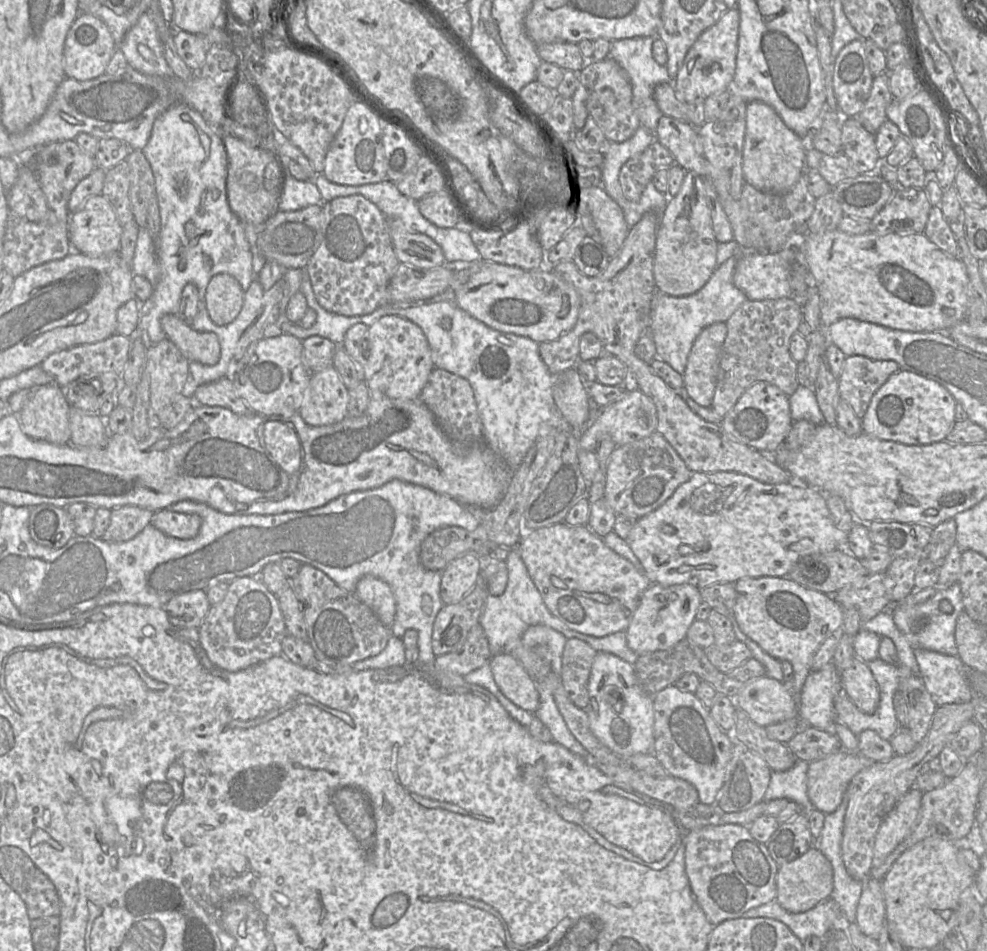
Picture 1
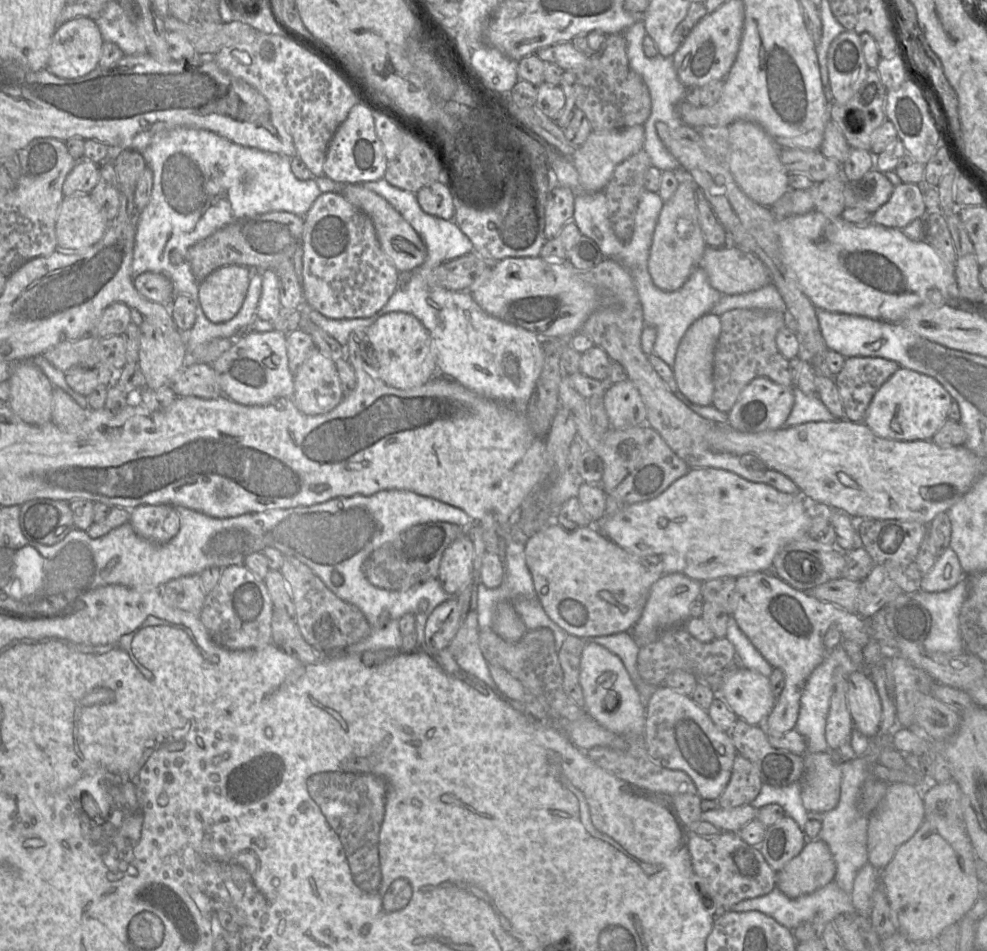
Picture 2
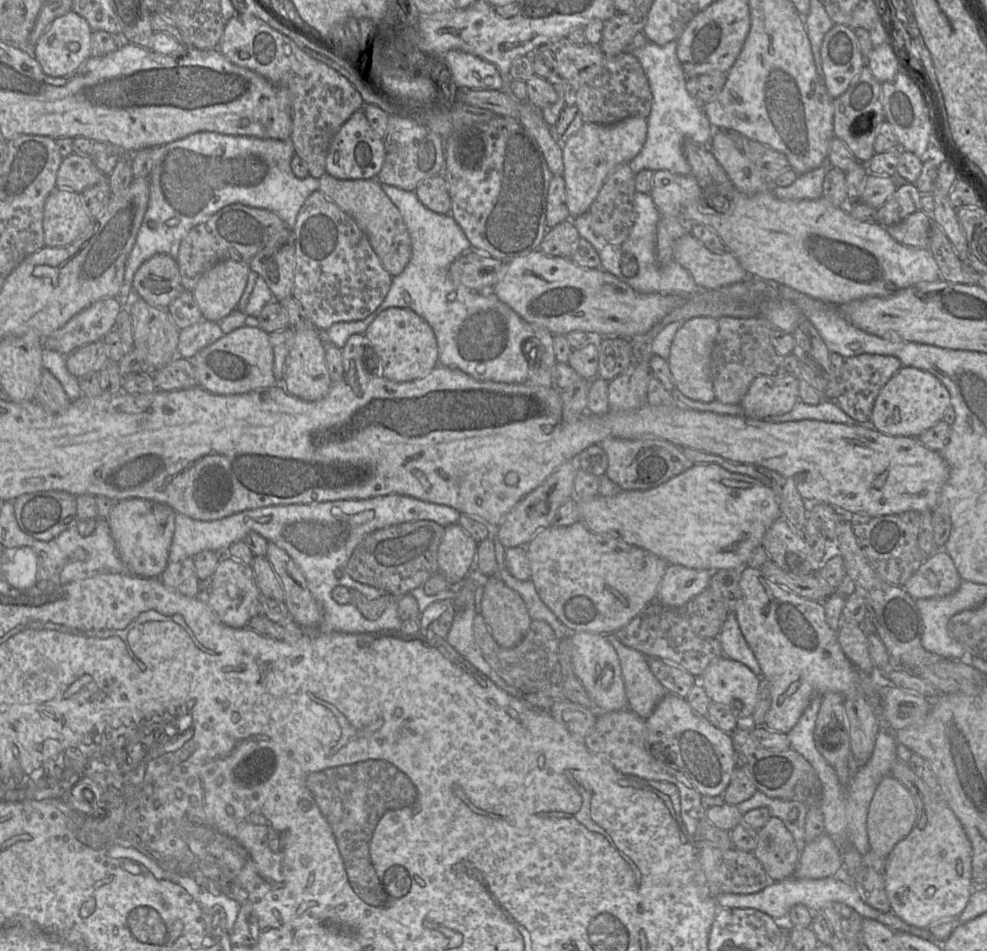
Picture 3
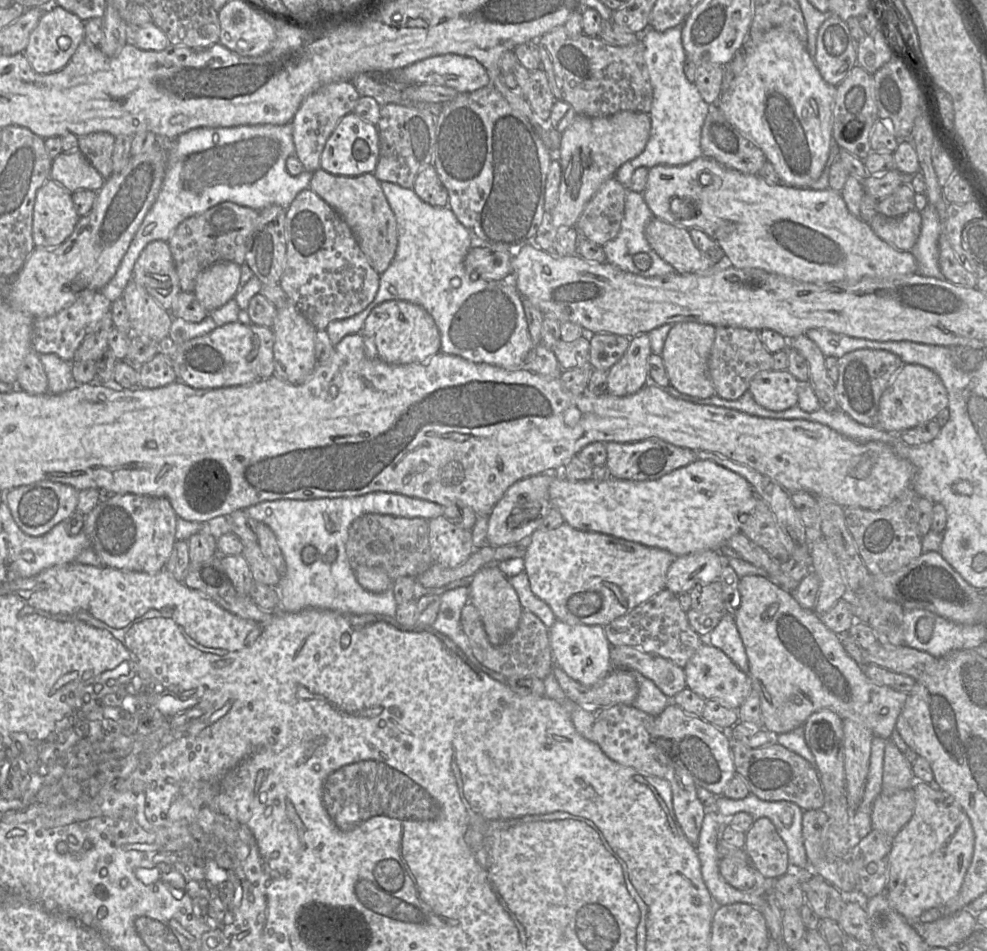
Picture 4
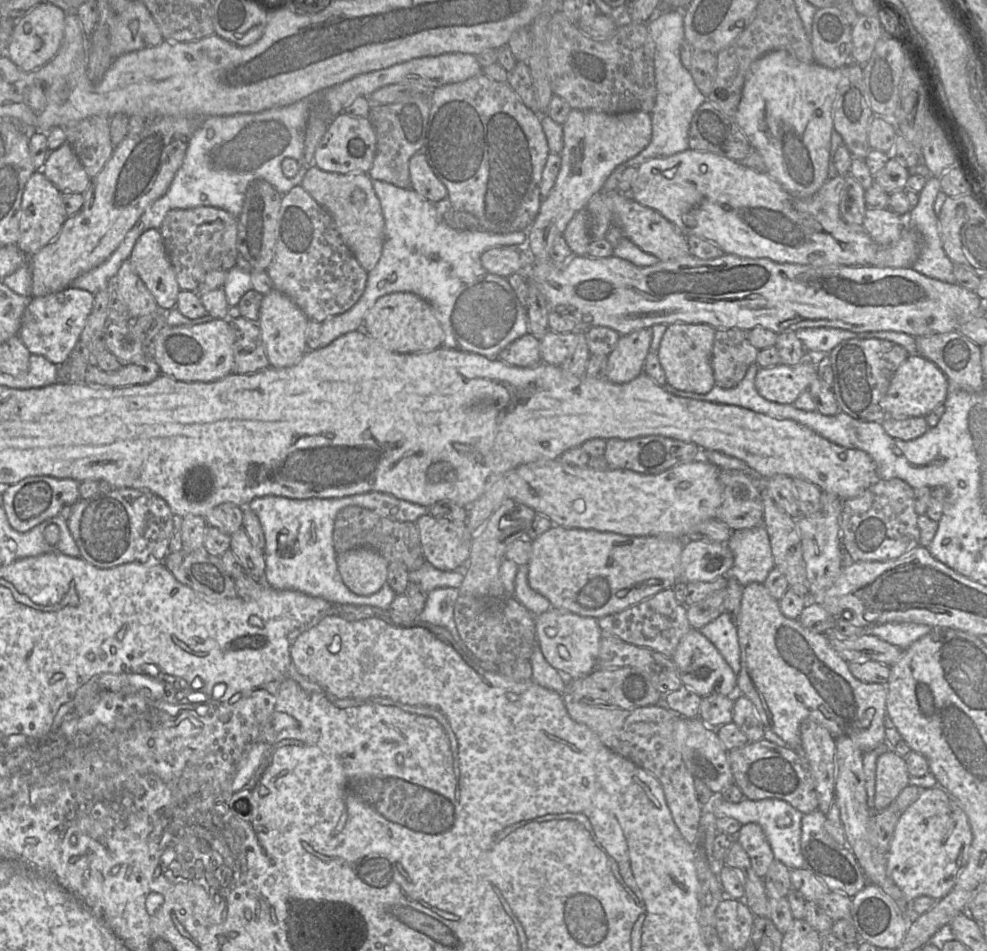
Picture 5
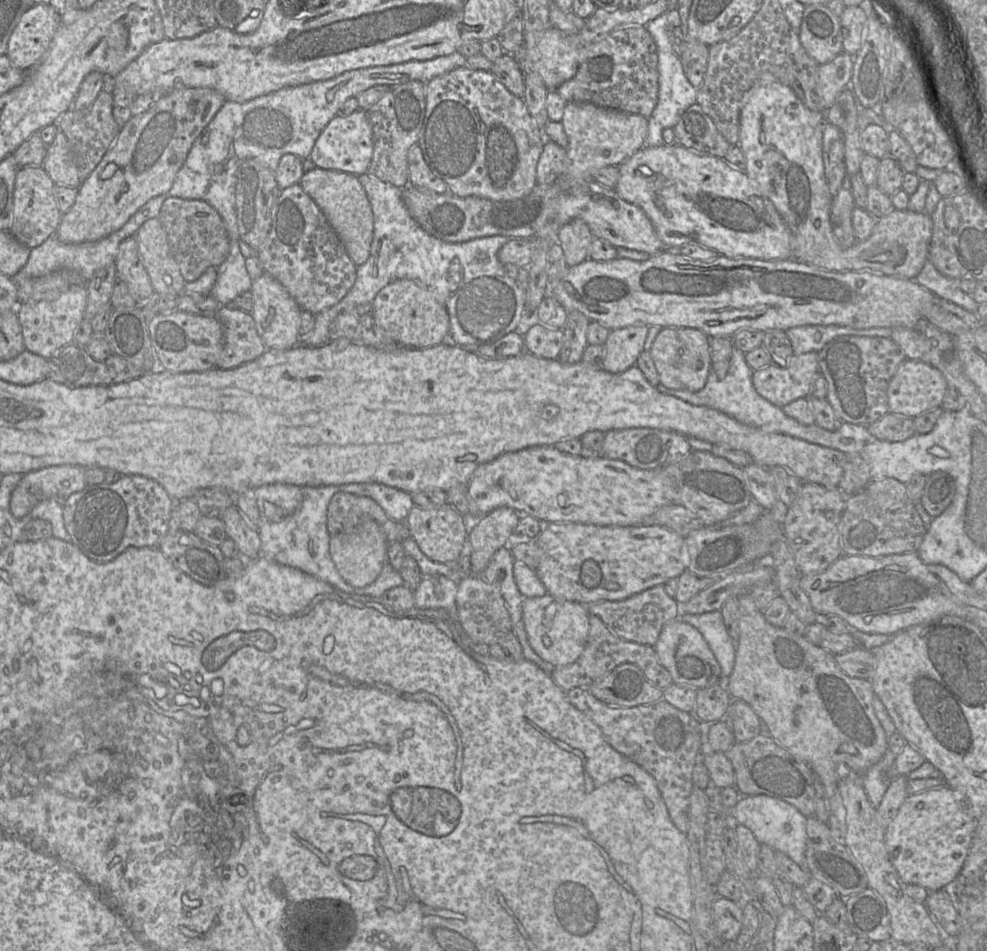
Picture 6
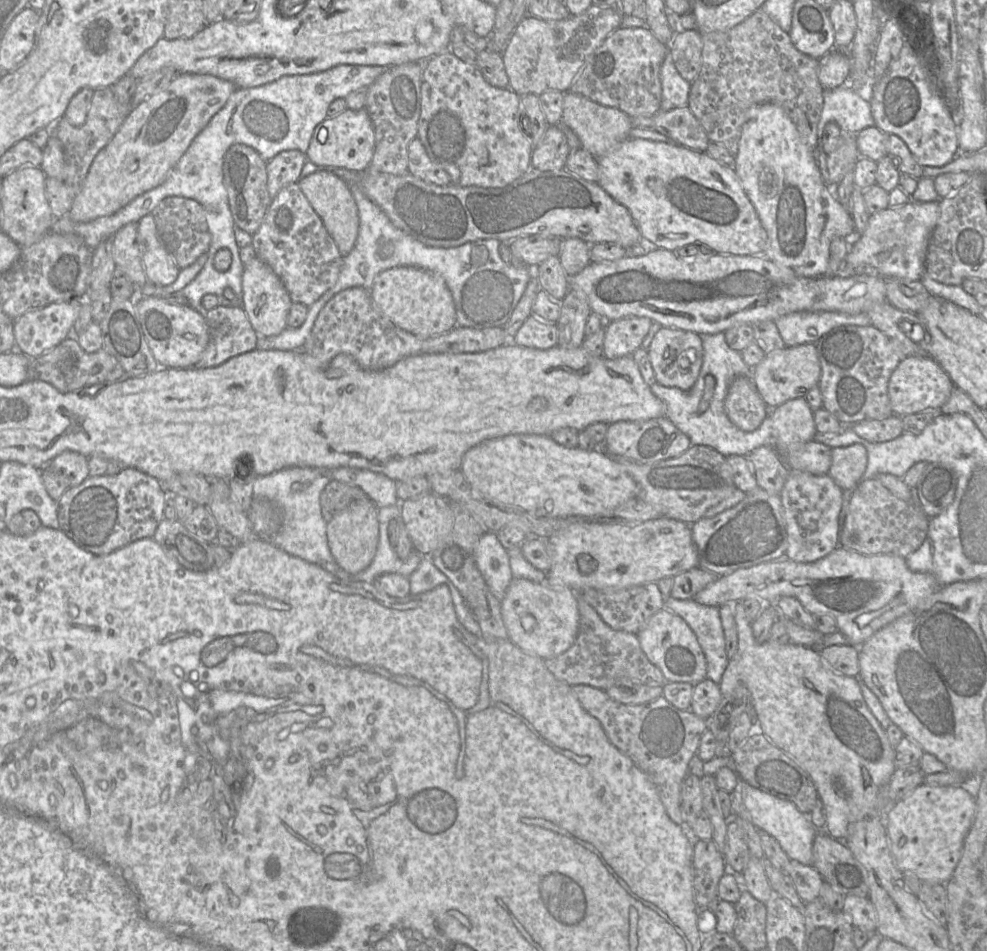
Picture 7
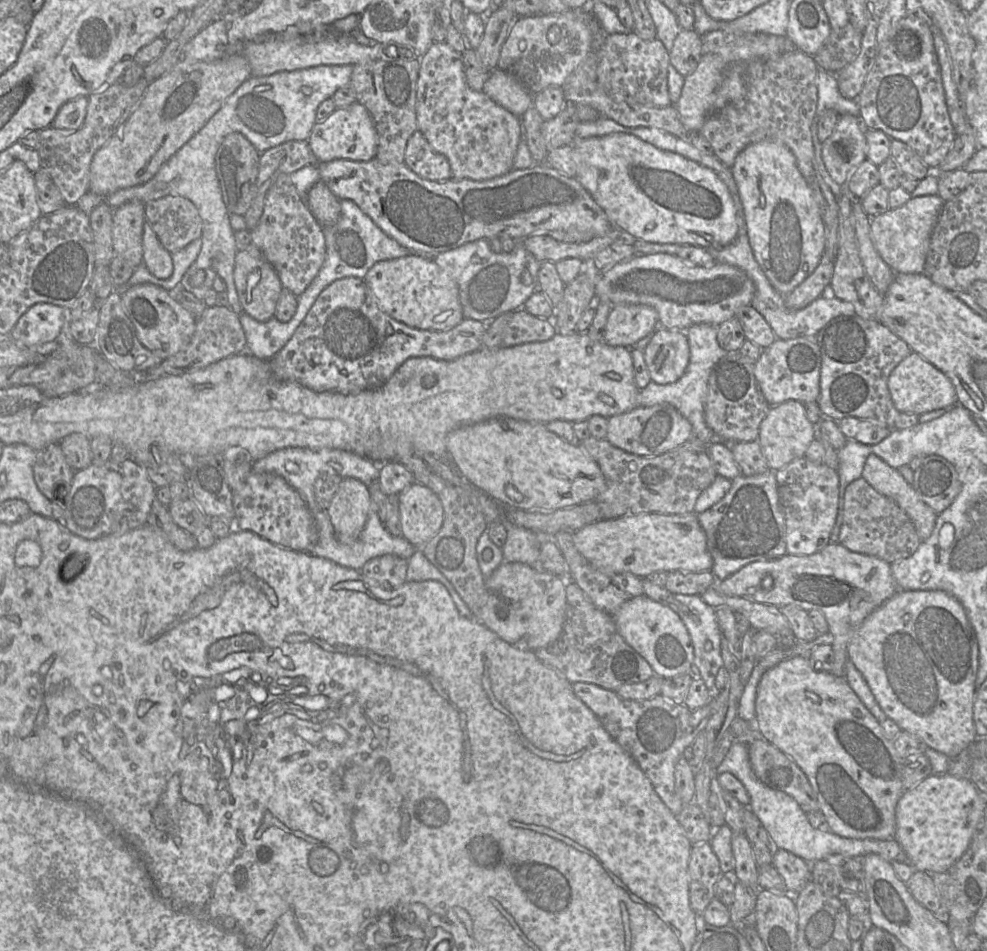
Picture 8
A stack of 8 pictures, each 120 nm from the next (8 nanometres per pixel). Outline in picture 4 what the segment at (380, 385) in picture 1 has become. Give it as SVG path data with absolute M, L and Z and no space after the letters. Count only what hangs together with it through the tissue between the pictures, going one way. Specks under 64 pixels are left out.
M403 300L376 306L364 321L361 334L373 341L379 359L392 365L423 363L441 349L440 332L431 315L421 306Z

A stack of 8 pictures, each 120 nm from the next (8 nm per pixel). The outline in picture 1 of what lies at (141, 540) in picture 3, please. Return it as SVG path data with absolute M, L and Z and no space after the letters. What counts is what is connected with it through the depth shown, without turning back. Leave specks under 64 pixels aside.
M164 508L154 512L151 525L166 535L191 539L199 533L202 518L198 514L179 513Z

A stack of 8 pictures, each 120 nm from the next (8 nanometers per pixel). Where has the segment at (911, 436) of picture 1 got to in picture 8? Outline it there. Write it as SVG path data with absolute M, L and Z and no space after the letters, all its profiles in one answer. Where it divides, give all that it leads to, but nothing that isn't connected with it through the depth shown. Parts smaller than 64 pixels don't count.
M911 352L890 373L888 390L893 405L900 413L921 415L956 405L957 394L949 378L928 360Z

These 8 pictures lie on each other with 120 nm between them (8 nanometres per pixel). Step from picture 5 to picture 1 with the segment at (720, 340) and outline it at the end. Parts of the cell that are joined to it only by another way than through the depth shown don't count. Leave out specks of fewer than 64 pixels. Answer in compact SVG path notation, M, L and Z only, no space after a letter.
M791 298L774 300L747 300L725 322L727 336L722 345L718 366L717 383L711 408L724 417L736 404L740 396L754 383L765 381L777 386L788 397L798 388L797 362L789 351L790 338L797 332L803 319L802 307Z

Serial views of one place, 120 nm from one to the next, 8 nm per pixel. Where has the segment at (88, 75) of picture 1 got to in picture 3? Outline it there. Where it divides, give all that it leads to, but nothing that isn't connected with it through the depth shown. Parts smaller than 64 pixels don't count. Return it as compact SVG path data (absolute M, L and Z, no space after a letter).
M70 11L53 21L37 44L31 49L44 73L51 77L65 77L75 72L91 57L93 30L87 20L74 11Z

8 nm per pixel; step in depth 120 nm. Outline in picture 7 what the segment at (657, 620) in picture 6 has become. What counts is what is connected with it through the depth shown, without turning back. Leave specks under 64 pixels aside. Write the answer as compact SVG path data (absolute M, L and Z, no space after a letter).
M656 582L626 588L587 588L581 594L611 628L633 634L641 631L649 619L664 608L665 600Z

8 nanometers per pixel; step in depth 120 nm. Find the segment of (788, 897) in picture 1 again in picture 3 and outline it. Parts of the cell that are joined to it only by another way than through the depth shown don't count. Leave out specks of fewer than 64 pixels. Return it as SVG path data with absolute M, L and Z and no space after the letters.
M824 832L805 845L793 876L798 879L837 877L842 865L842 852Z

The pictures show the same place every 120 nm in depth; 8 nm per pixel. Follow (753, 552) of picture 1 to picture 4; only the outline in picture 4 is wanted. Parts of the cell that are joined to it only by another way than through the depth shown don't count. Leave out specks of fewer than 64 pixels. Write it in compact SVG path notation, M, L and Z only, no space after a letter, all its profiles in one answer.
M696 459L694 462L671 471L657 480L622 480L611 478L606 481L590 480L572 482L563 476L556 477L549 486L549 498L551 508L556 508L562 515L564 522L575 529L588 532L598 532L611 535L617 538L643 544L649 547L656 547L670 552L673 556L683 556L704 550L718 551L722 543L736 533L741 533L739 528L739 515L749 514L756 504L756 494L749 482L735 472L724 468L711 460Z

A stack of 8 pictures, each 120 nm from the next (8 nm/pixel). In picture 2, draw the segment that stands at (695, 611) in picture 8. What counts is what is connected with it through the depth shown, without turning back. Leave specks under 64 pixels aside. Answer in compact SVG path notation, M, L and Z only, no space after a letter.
M729 615L728 618L725 638L734 646L737 657L736 660L740 667L756 671L766 677L771 675L773 667L740 630L732 615Z

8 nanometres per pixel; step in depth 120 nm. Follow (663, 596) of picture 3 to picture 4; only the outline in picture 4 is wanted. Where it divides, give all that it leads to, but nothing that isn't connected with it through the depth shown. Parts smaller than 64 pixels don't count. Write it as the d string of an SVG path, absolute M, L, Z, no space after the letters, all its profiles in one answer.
M715 550L675 557L666 573L665 588L675 595L689 593L697 585L718 580L723 566L724 558Z

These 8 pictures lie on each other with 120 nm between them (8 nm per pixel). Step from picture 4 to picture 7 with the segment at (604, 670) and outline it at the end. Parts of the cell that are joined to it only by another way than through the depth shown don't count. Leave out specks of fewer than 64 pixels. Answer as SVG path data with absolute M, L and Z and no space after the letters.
M514 577L501 600L501 615L508 638L522 651L543 660L553 658L568 650L576 639L580 618L577 593Z

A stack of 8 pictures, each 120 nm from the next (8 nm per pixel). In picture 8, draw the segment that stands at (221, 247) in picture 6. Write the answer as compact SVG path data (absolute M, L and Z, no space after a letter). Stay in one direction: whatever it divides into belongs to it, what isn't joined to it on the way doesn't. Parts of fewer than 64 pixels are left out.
M165 196L145 204L145 218L169 253L202 237L202 219L195 204L182 196Z

